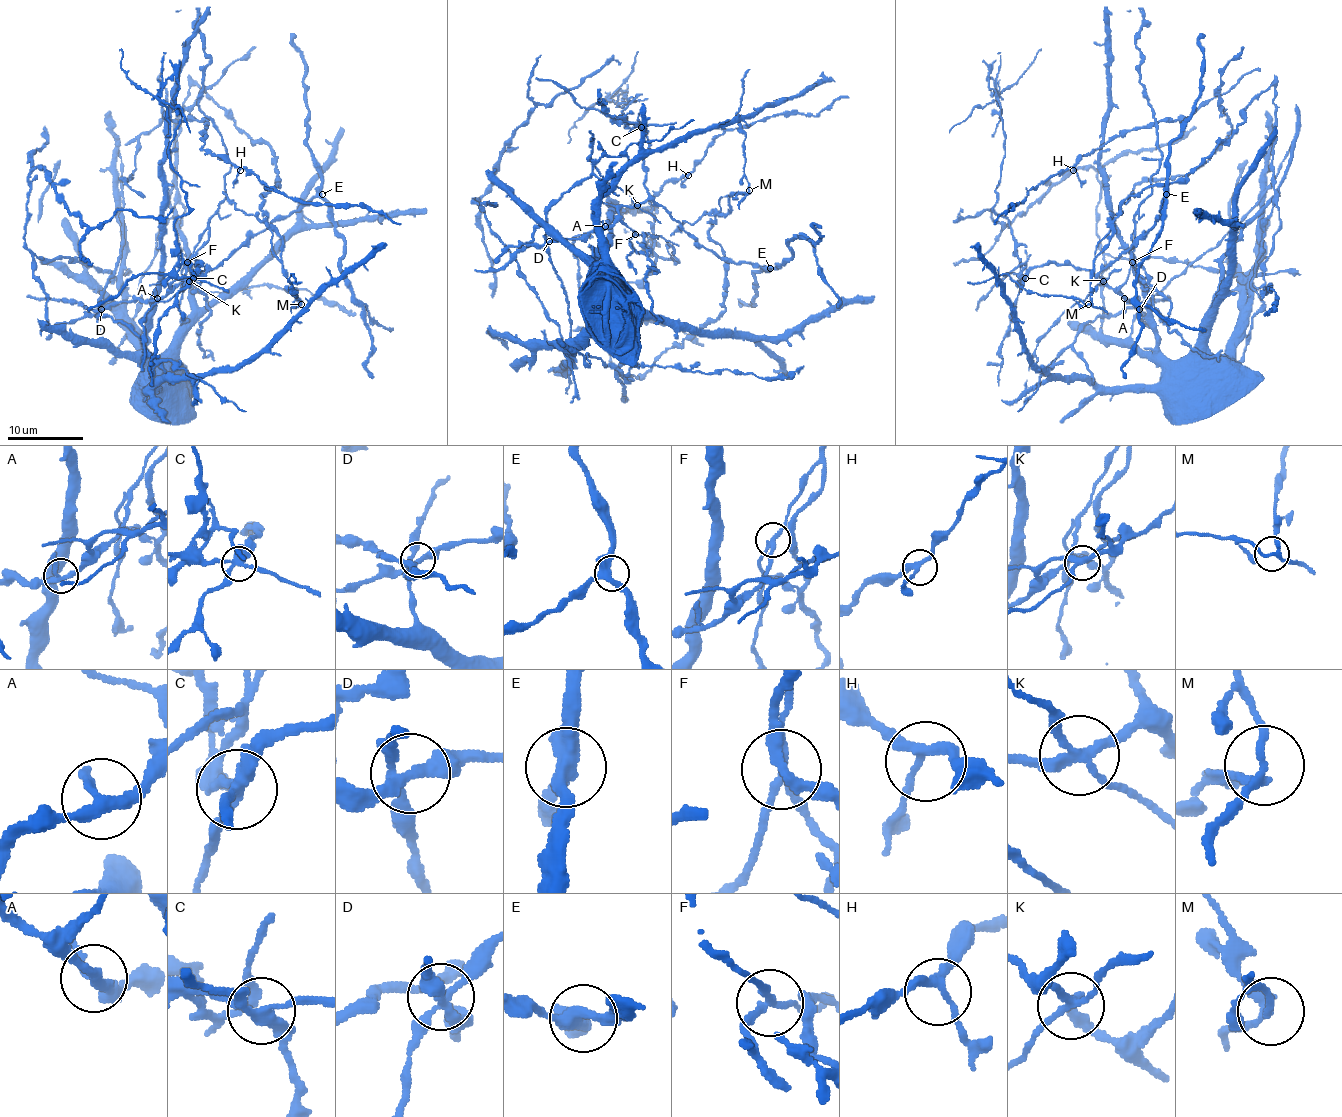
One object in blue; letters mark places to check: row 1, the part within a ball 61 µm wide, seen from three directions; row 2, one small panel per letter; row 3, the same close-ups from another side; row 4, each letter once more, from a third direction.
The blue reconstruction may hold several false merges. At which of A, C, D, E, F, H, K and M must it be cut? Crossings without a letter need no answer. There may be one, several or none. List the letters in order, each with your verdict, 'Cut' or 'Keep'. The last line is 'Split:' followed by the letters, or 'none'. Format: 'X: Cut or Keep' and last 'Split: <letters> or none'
A: Keep
C: Cut
D: Keep
E: Keep
F: Cut
H: Keep
K: Cut
M: Keep
Split: C, F, K

